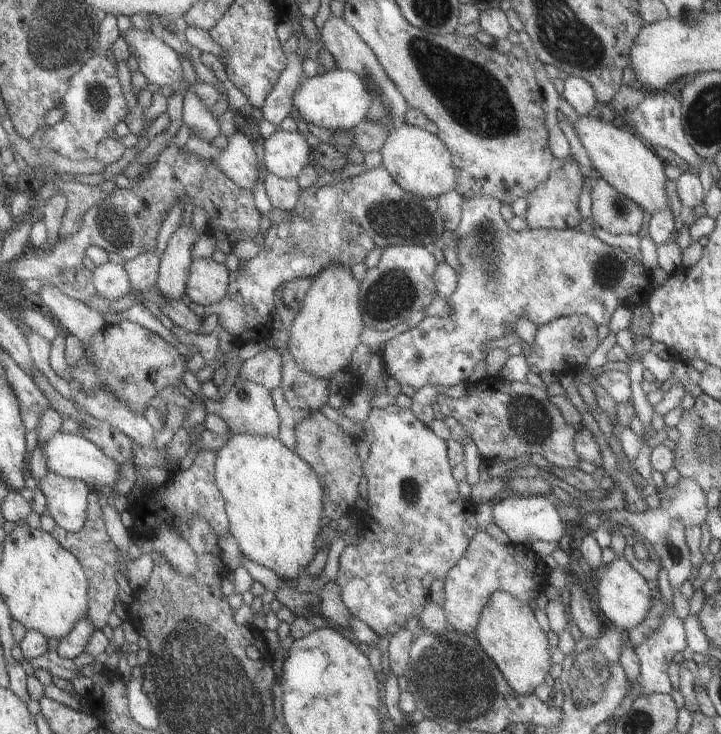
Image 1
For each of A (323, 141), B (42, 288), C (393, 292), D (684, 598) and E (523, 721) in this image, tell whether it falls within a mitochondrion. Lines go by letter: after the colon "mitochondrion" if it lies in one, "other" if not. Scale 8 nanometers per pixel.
A: other
B: other
C: mitochondrion
D: other
E: other

